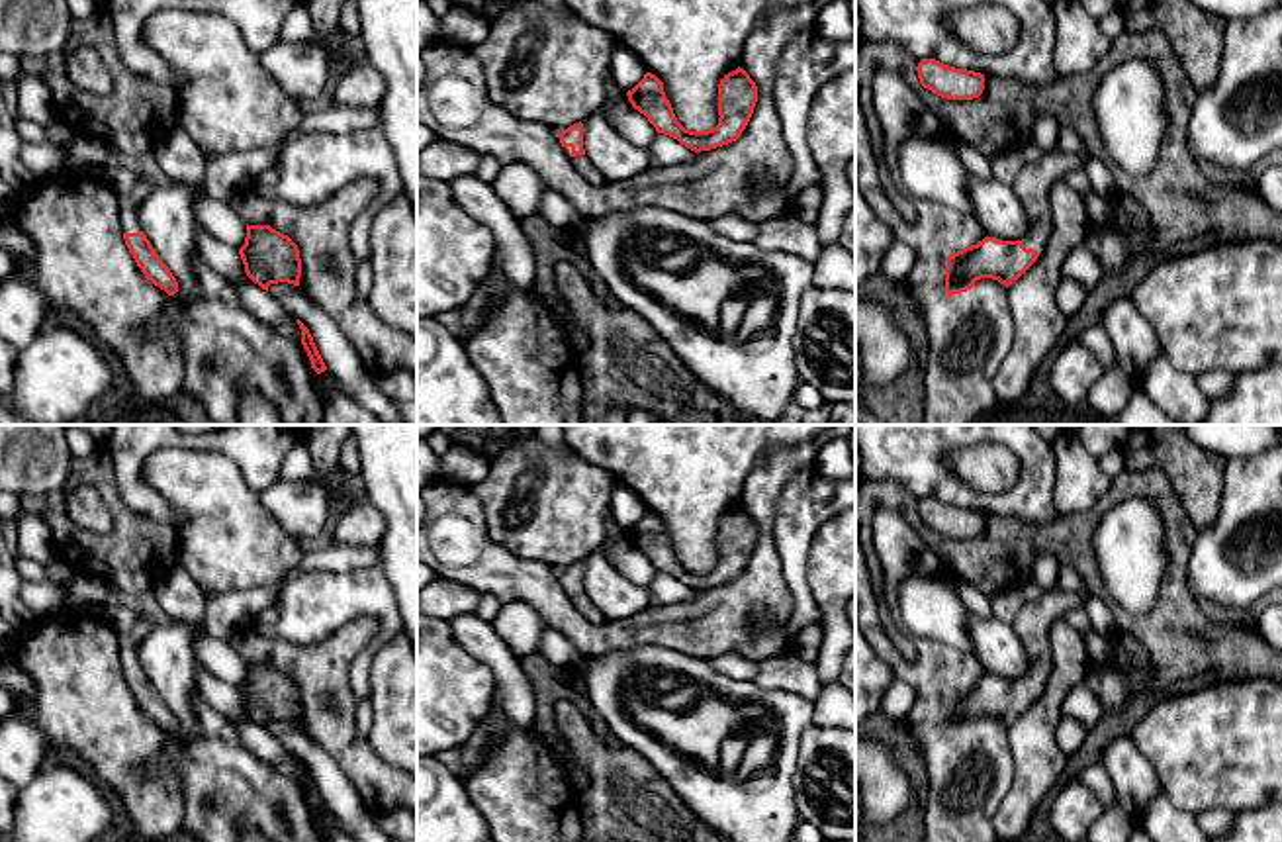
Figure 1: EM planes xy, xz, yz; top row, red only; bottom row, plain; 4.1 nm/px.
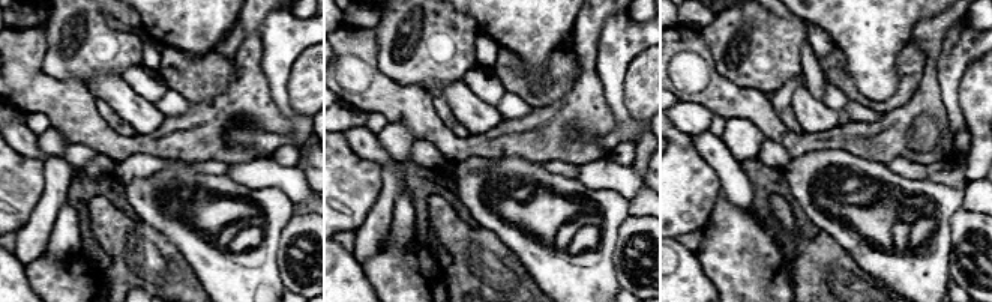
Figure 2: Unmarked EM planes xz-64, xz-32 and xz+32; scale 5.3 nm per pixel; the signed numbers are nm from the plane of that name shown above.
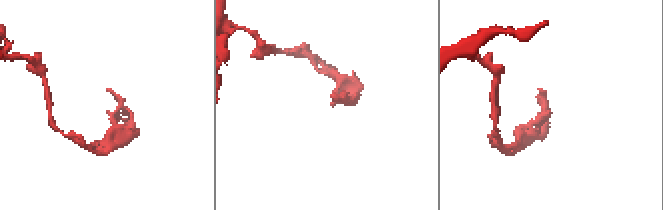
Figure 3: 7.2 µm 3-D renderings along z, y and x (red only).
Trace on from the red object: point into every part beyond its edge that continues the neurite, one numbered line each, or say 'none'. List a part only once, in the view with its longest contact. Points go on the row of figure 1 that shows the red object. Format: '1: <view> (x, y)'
1: xz (582, 163)

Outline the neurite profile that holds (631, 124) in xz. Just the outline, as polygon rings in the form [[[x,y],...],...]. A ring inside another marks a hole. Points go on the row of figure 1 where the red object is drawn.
[[[624,104],[622,108],[603,106],[601,114],[611,121],[611,125],[632,145],[650,149],[658,131],[648,121],[644,114],[632,108],[632,104]]]

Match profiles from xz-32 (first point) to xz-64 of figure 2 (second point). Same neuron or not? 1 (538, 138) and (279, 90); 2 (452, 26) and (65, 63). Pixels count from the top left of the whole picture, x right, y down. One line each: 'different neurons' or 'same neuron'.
1: different neurons
2: same neuron

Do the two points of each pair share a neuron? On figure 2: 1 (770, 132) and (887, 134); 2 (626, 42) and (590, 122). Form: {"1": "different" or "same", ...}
{"1": "same", "2": "different"}

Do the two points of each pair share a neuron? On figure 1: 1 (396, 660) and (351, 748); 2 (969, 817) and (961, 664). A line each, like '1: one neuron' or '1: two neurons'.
1: two neurons
2: one neuron

